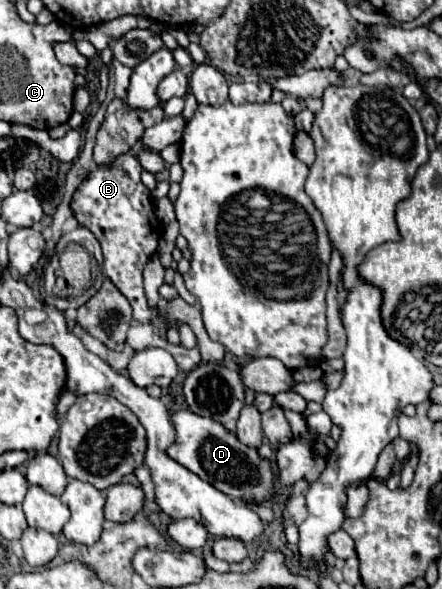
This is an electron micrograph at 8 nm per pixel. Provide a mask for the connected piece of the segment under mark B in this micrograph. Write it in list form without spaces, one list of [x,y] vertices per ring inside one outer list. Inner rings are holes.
[[[123,153],[111,165],[99,165],[77,189],[71,201],[73,217],[87,227],[101,243],[105,263],[103,273],[127,297],[133,307],[133,325],[149,323],[159,315],[157,307],[149,307],[143,291],[143,267],[157,253],[161,225],[155,217],[155,205],[141,183],[141,165],[133,153]]]

